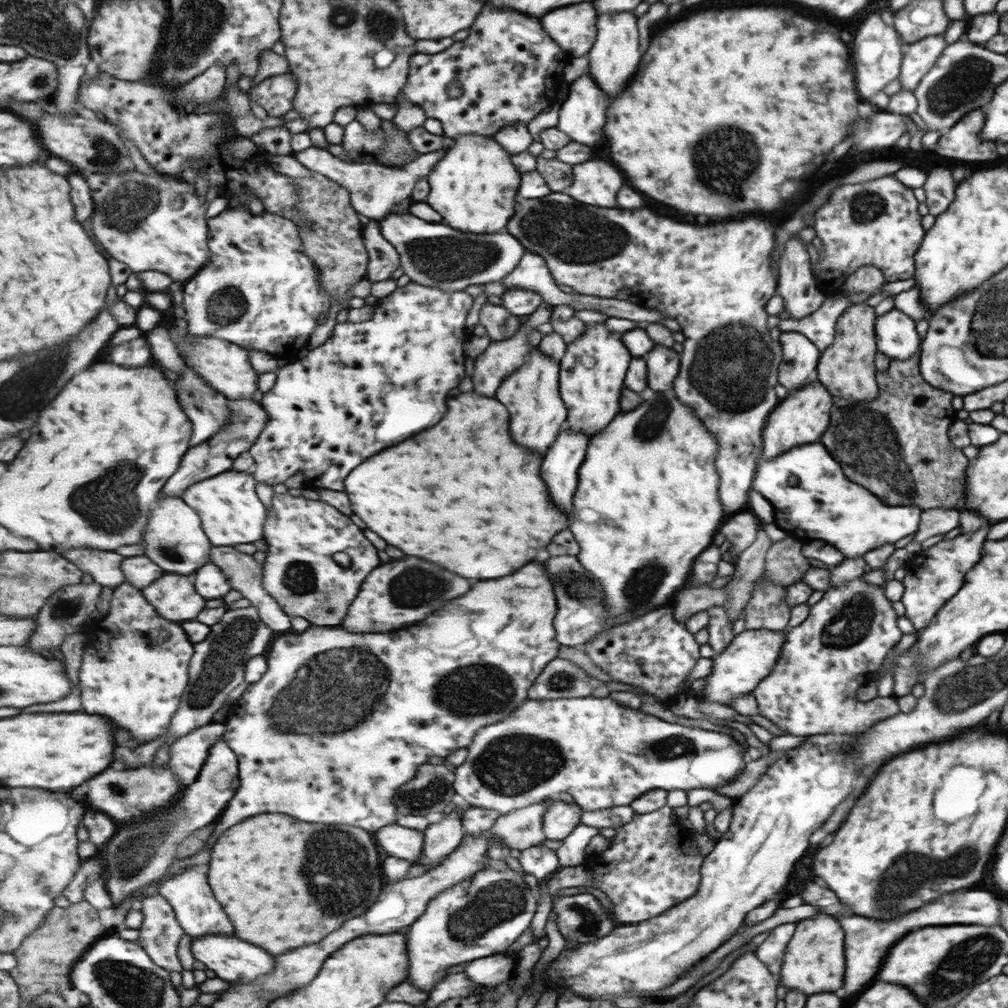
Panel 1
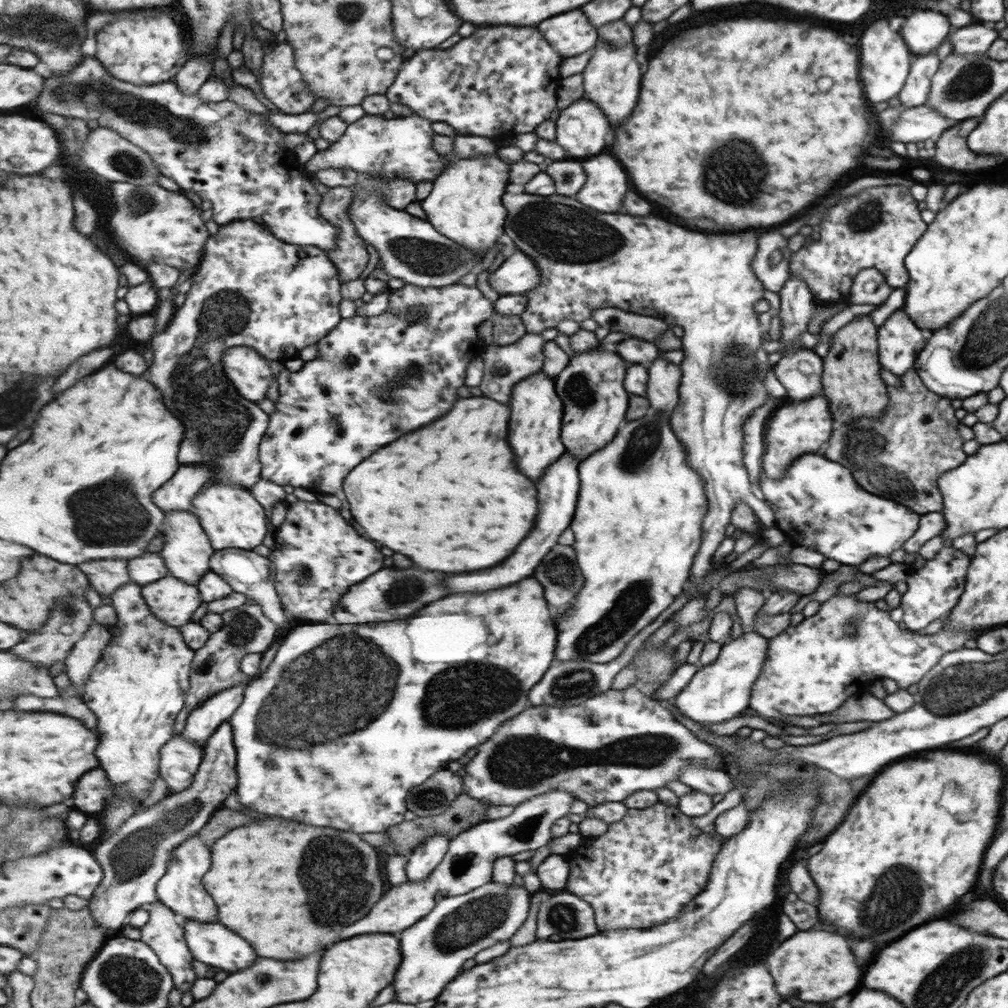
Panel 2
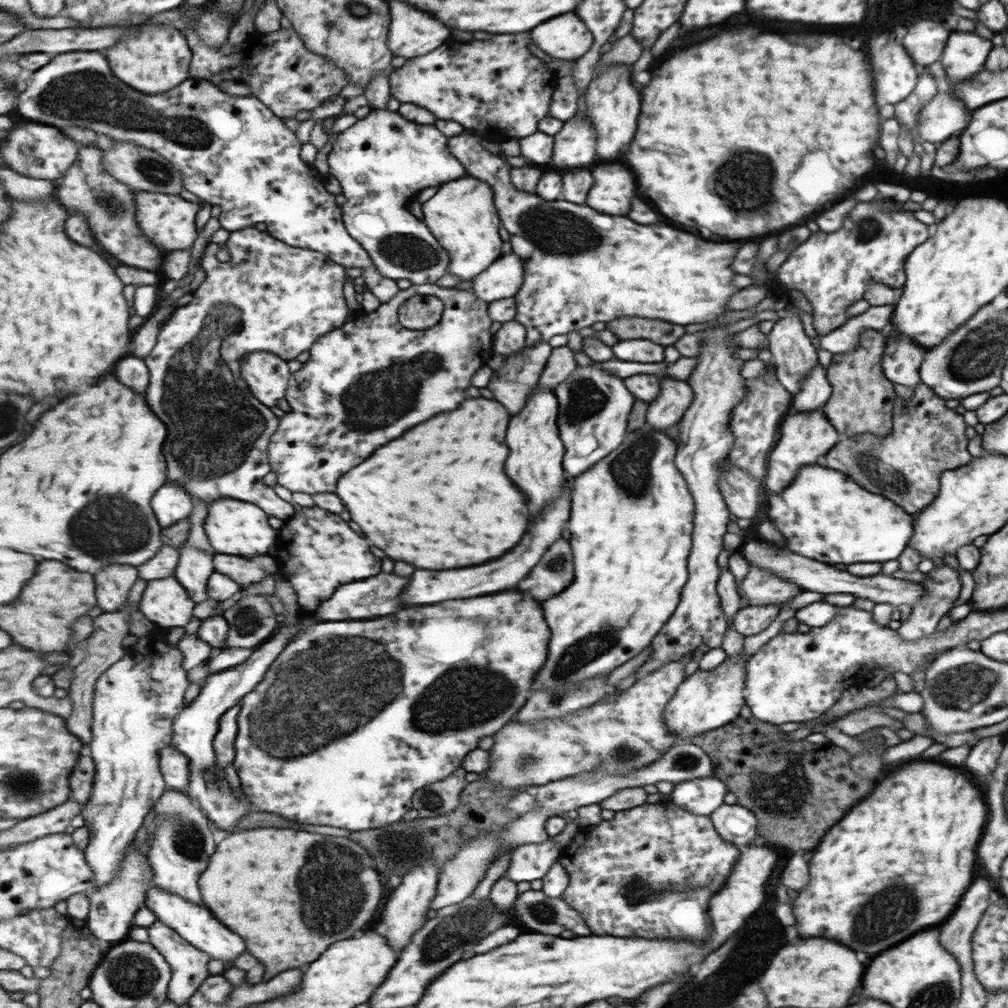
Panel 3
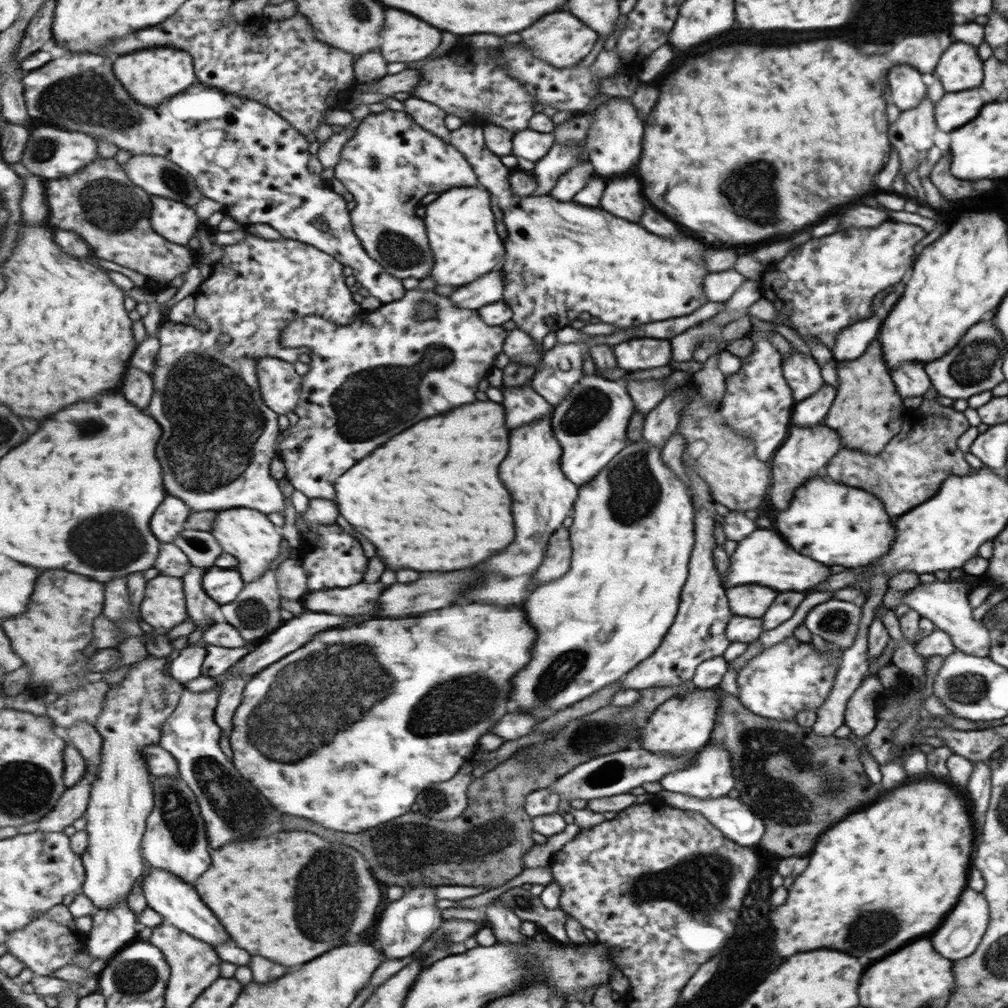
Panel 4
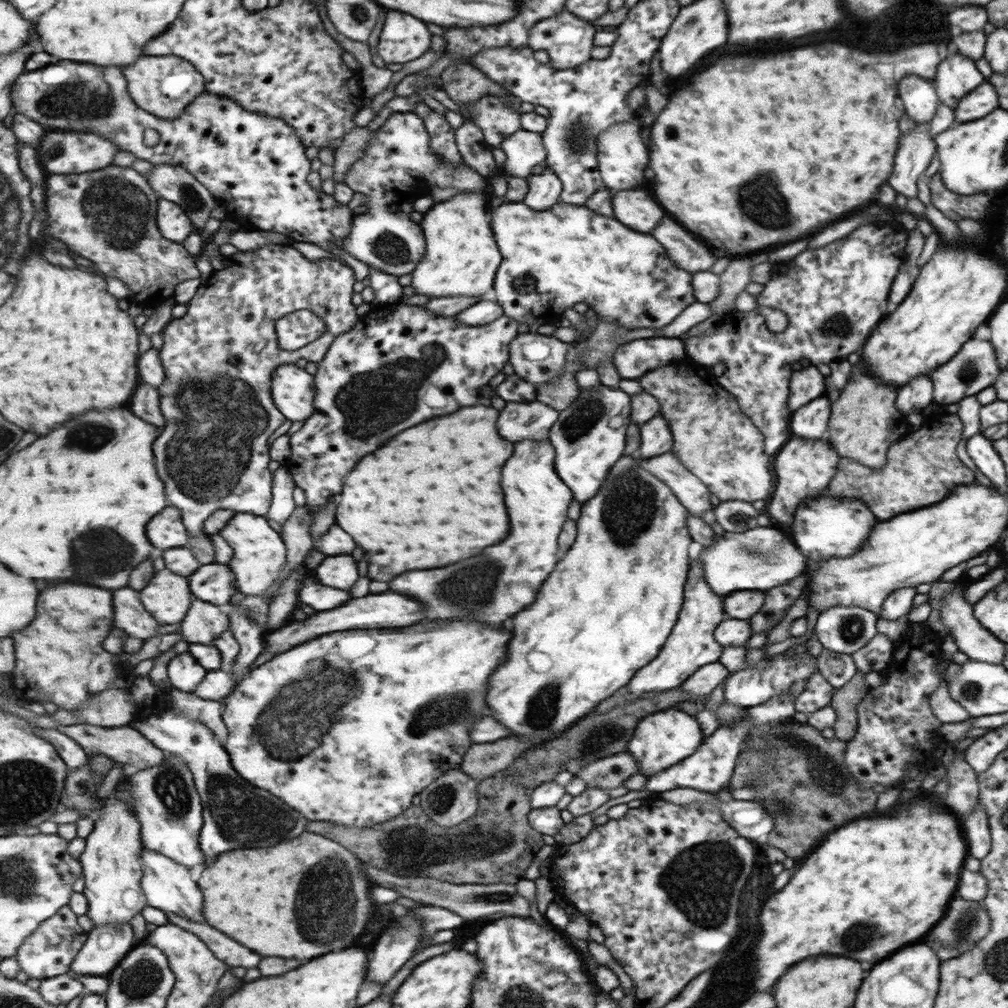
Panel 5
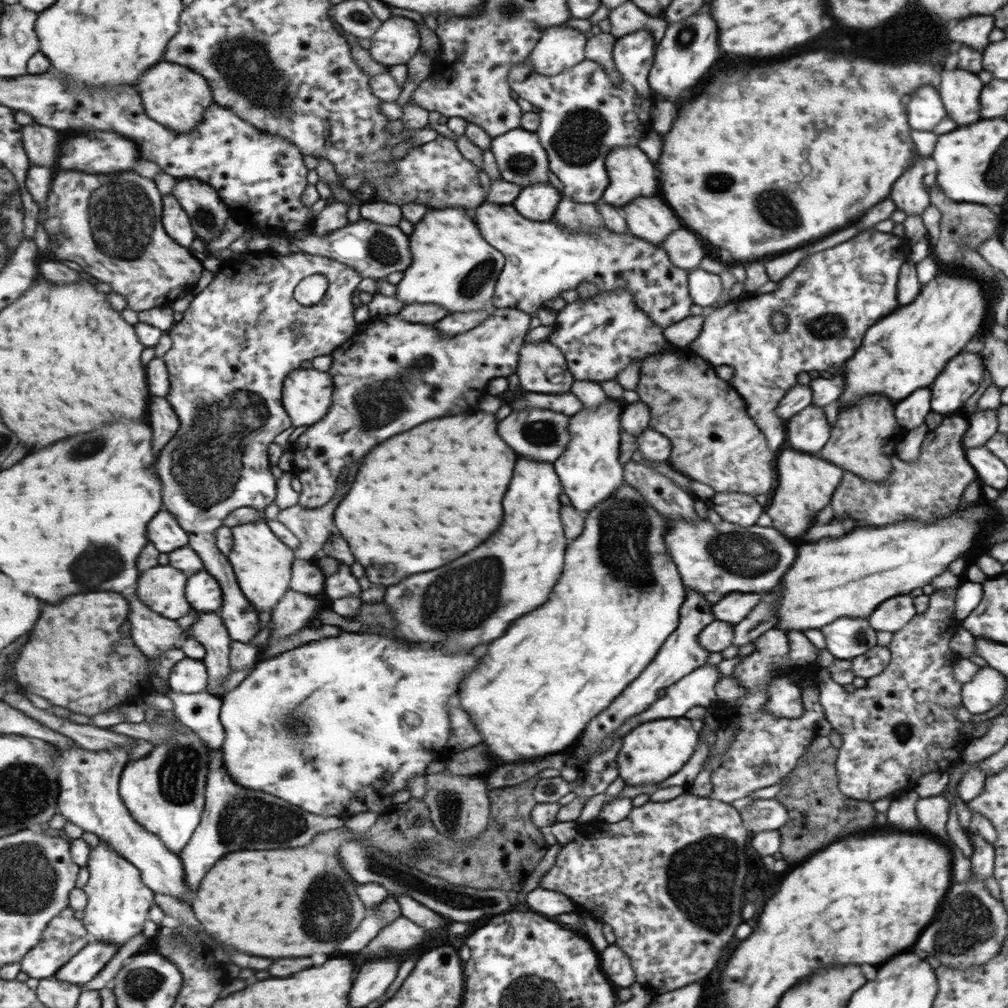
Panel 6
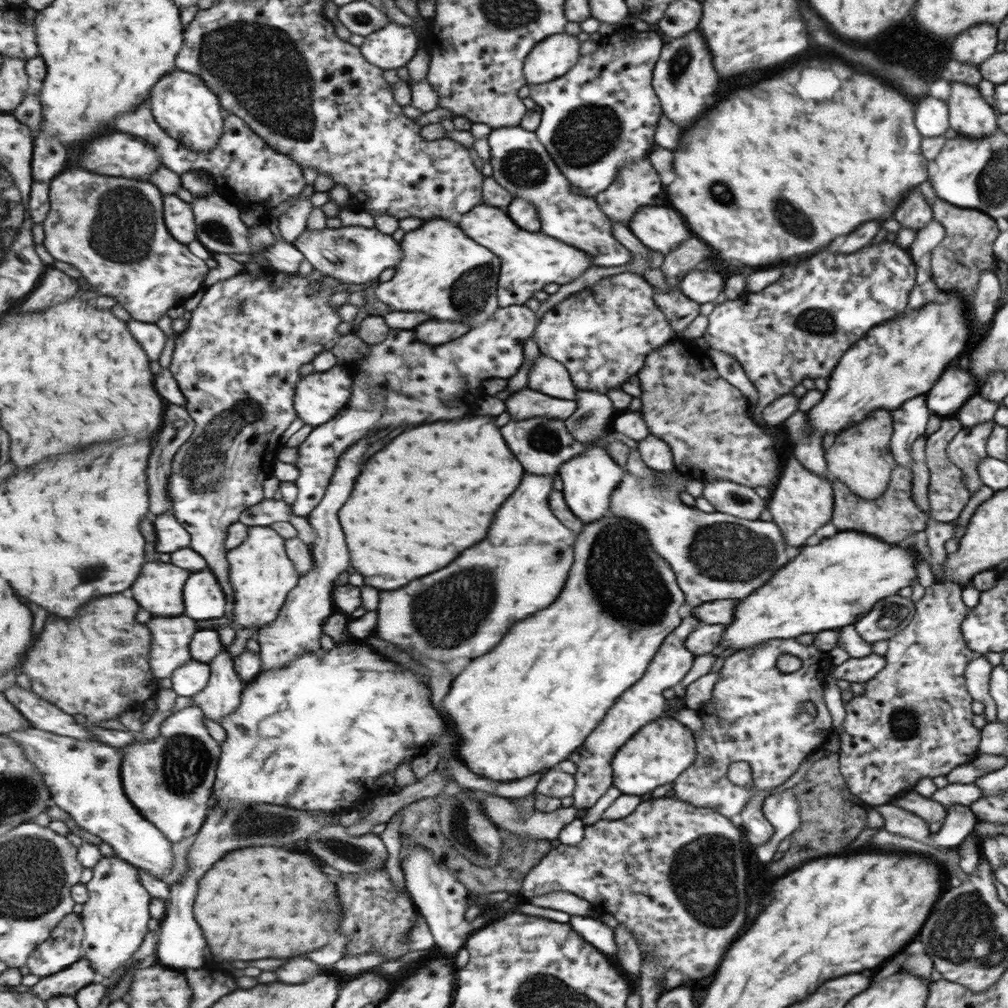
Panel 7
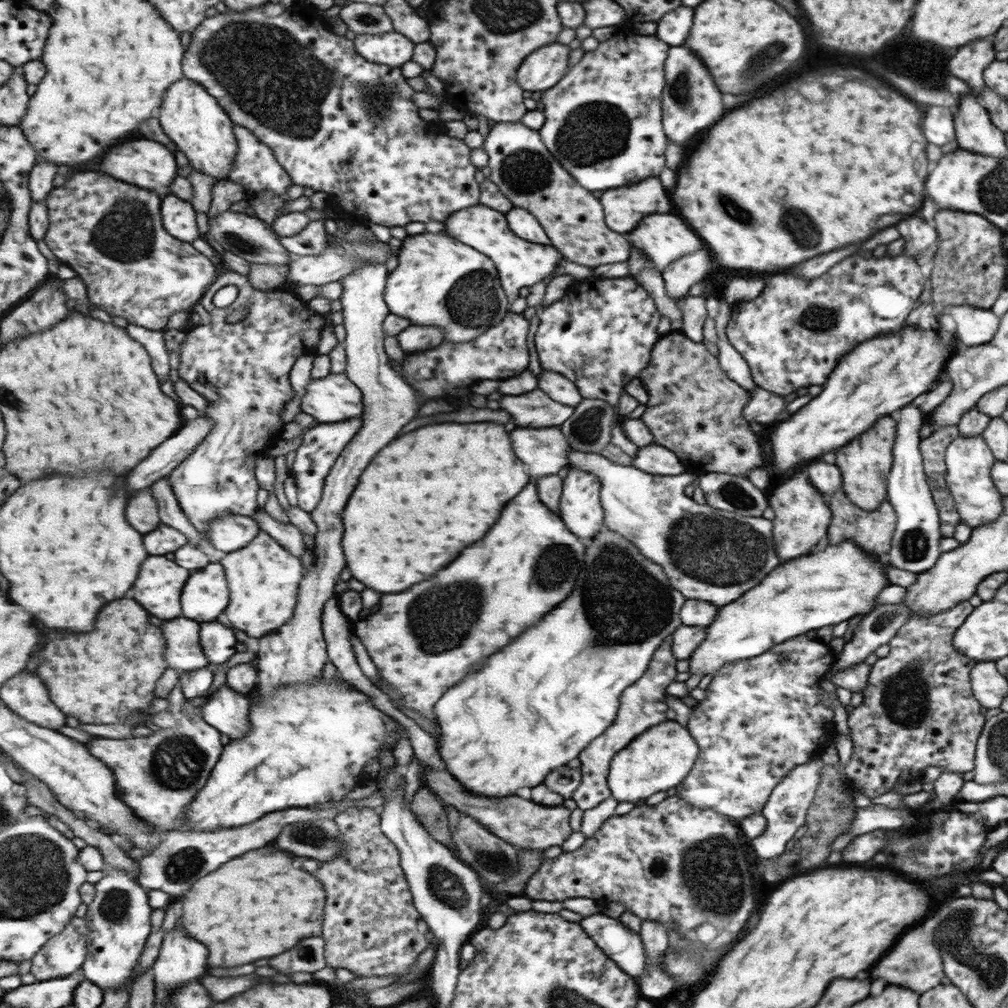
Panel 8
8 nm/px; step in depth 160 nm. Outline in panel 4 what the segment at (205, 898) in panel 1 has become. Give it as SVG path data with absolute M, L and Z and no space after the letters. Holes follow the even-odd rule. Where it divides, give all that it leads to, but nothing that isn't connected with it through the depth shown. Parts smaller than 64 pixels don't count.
M155 775L154 793L157 803L147 821L146 839L142 841L143 856L155 868L165 868L193 884L211 866L210 838L198 796L180 775Z

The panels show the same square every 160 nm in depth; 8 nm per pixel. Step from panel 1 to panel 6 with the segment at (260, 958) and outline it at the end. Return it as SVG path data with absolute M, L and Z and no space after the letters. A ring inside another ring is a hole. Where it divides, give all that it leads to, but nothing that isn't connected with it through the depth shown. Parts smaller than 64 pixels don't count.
M77 744L56 746L55 764L60 772L60 799L58 808L69 822L83 831L107 841L121 856L130 860L142 872L143 882L156 894L166 894L181 900L188 892L186 868L182 857L173 852L160 839L139 825L127 808L121 795L121 780L132 748L115 748L107 751L91 751Z

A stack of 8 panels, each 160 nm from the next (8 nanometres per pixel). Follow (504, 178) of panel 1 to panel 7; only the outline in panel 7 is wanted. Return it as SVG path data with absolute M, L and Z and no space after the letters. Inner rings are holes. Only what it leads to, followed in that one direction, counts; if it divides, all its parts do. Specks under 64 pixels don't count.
M437 219L425 221L418 230L405 234L401 242L403 260L396 269L395 277L387 283L380 283L378 298L390 310L403 312L427 312L437 320L468 322L471 326L484 325L499 310L498 285L502 272L502 260L493 251L469 238L456 220Z

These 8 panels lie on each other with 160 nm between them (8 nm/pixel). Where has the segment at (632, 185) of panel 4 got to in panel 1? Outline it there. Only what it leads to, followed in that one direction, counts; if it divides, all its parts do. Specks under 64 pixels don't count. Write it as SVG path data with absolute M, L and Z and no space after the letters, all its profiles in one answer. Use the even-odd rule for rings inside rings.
M589 160L575 166L575 182L569 188L569 196L583 200L583 204L615 208L615 192L623 184L621 174L601 160Z

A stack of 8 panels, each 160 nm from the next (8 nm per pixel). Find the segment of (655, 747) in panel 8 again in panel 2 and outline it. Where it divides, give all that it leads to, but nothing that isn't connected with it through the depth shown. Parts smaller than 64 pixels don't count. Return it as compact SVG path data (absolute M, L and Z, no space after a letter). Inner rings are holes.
M755 630L725 642L714 662L699 665L684 689L671 699L673 706L684 717L697 723L717 724L741 716L748 708L751 686L760 673L767 647L768 639Z

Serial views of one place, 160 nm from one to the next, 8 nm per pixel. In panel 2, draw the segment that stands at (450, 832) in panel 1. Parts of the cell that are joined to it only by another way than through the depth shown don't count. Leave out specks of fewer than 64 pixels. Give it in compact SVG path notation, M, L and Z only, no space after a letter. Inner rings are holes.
M447 835L430 836L410 856L406 866L409 881L424 881L449 852L451 840Z

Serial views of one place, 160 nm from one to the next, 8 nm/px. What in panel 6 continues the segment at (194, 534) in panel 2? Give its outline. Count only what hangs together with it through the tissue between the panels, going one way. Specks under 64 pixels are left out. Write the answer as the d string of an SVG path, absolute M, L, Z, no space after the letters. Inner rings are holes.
M197 613L196 621L191 625L191 635L196 638L201 644L205 645L207 649L207 656L203 662L207 665L209 682L207 686L207 693L211 693L211 696L217 696L217 698L225 698L227 693L233 689L228 686L228 676L234 669L230 663L230 652L232 645L232 638L229 634L226 624L223 624L224 620L219 613Z

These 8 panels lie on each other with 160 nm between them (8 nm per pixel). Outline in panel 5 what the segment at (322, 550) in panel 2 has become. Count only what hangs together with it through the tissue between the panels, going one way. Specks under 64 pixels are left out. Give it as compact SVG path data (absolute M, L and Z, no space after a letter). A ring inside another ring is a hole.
M343 554L343 556L325 556L317 568L317 576L327 586L351 590L361 574L357 560L349 554Z

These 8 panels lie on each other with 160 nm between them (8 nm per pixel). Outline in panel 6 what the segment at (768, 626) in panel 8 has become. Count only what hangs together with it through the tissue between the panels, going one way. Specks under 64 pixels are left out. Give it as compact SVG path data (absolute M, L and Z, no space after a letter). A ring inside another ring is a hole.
M979 499L966 508L957 508L942 519L935 519L933 523L907 519L882 527L867 525L845 534L843 538L803 544L799 546L799 560L795 560L791 572L783 576L781 600L777 608L777 628L802 632L805 629L820 629L841 616L868 617L892 596L907 595L913 588L922 588L930 584L931 578L939 576L949 562L953 562L959 554L967 552L967 548L971 548L977 536L988 526L990 524L987 502Z

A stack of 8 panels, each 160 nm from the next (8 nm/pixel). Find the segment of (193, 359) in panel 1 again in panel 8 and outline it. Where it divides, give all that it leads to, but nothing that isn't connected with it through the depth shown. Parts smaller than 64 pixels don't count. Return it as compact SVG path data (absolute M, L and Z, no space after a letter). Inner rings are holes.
M346 372L330 374L322 379L312 379L302 400L302 412L315 418L315 423L335 423L363 416L363 394Z

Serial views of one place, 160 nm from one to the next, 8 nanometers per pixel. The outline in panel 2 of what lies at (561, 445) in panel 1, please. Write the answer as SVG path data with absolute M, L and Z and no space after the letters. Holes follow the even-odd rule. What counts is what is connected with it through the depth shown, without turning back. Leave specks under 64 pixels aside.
M569 451L561 456L557 463L553 464L543 480L539 480L539 504L541 504L541 514L539 514L539 524L535 526L535 532L523 544L517 548L515 556L507 560L507 564L501 564L499 568L489 568L487 572L471 572L471 574L453 574L451 578L445 580L445 586L451 586L453 594L459 592L485 592L485 590L495 590L503 588L509 584L515 584L519 580L525 580L527 576L533 576L541 560L553 550L553 546L559 542L561 534L574 522L578 508L579 492L581 491L581 477L579 476L579 459Z

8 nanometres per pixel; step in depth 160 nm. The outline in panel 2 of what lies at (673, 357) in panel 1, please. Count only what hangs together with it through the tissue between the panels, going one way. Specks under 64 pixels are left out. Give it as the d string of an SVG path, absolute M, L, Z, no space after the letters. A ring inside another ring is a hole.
M655 358L649 366L649 380L647 380L647 398L653 408L671 410L678 404L677 386L680 386L679 368L669 364L663 358Z

